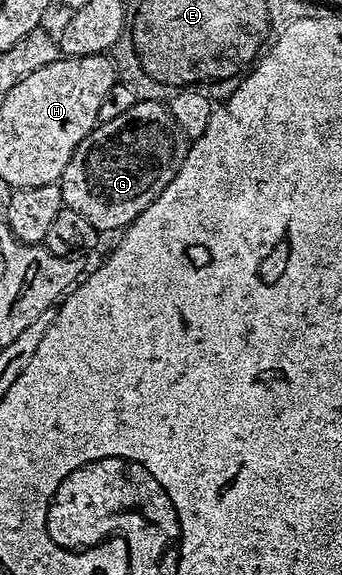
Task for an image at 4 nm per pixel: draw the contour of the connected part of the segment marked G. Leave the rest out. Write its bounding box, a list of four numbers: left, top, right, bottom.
[59,99,186,233]

